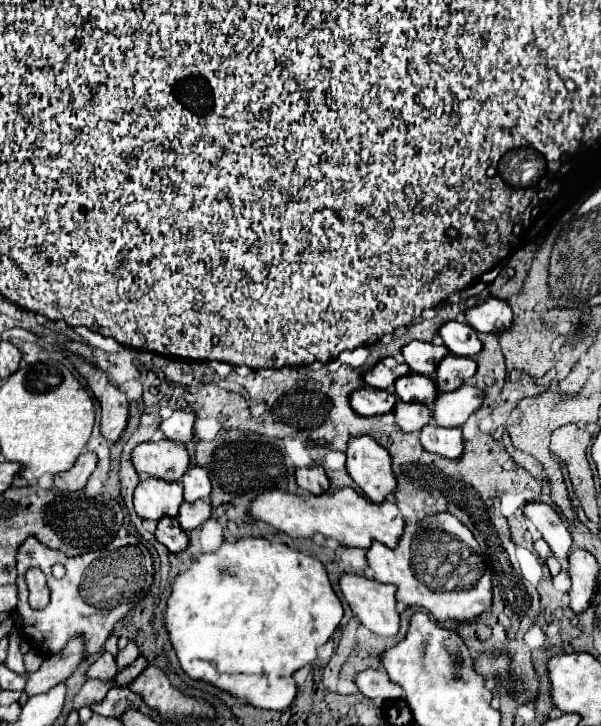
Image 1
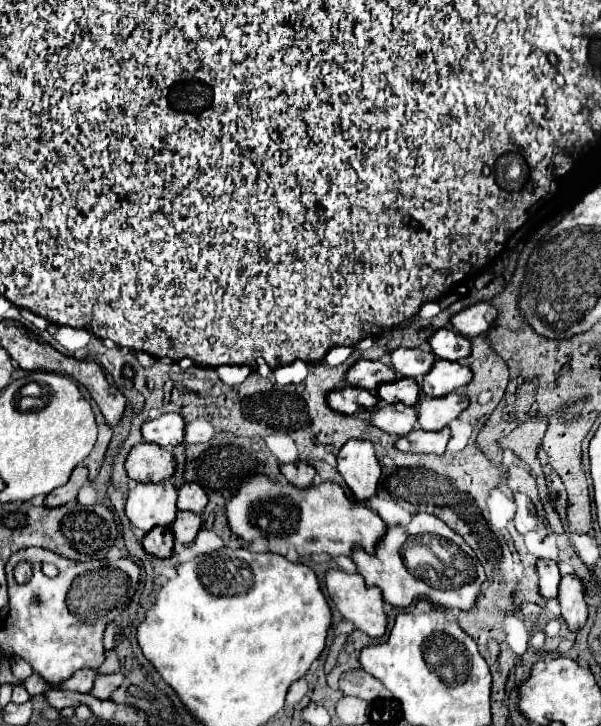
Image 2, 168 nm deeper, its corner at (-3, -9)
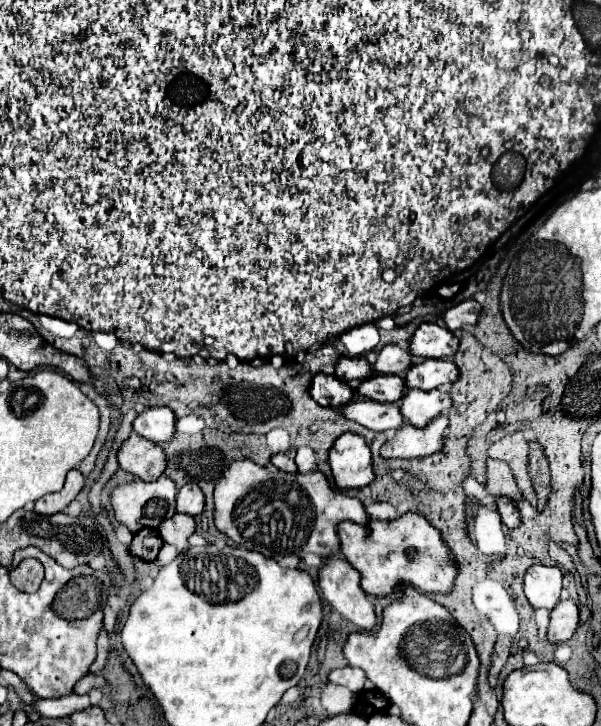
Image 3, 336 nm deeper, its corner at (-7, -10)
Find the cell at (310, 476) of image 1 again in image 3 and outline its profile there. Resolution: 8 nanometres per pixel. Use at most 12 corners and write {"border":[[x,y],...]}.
{"border":[[296,450],[272,456],[272,462],[282,472],[296,474]]}

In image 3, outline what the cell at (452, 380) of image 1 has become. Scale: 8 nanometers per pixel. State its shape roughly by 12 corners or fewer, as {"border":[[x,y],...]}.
{"border":[[420,360],[406,386],[434,390],[460,378],[452,360]]}

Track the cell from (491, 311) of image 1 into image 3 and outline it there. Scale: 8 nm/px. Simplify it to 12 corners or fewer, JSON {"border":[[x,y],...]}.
{"border":[[474,298],[444,312],[448,330],[474,326],[482,306]]}

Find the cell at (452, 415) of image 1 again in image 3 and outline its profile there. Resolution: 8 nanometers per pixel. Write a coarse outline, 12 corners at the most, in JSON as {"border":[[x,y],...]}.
{"border":[[408,388],[398,402],[408,424],[428,426],[452,408],[446,392]]}

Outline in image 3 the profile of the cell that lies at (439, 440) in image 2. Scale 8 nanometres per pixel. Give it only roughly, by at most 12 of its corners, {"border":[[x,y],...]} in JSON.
{"border":[[448,418],[428,428],[404,424],[382,446],[384,458],[418,458],[444,448]]}

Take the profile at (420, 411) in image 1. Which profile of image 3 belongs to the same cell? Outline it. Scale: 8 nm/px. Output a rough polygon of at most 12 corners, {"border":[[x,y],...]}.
{"border":[[352,400],[342,414],[376,432],[404,424],[398,404]]}

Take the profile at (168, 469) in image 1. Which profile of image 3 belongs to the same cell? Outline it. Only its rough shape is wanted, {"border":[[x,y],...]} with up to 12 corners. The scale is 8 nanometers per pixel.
{"border":[[132,434],[118,450],[122,470],[144,482],[168,466],[162,448]]}

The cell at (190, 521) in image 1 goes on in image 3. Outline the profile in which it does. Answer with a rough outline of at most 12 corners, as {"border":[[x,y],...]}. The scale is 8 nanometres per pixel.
{"border":[[174,514],[158,528],[164,542],[180,552],[196,522],[188,514]]}

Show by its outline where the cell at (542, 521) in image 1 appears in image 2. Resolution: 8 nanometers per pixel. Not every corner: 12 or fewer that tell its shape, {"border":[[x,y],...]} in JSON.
{"border":[[514,493],[518,533],[536,529],[538,517],[524,493]]}

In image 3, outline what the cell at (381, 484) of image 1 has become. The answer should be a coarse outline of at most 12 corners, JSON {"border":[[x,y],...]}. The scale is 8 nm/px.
{"border":[[342,434],[330,448],[338,488],[374,482],[372,454],[362,436]]}

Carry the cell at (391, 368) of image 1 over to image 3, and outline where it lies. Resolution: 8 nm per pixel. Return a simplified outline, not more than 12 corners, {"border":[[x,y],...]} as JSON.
{"border":[[340,358],[336,378],[358,386],[374,376],[364,358]]}

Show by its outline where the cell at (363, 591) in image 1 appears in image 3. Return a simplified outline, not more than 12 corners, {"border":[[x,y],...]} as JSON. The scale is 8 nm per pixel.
{"border":[[330,556],[318,574],[324,600],[362,630],[378,624],[360,572]]}

